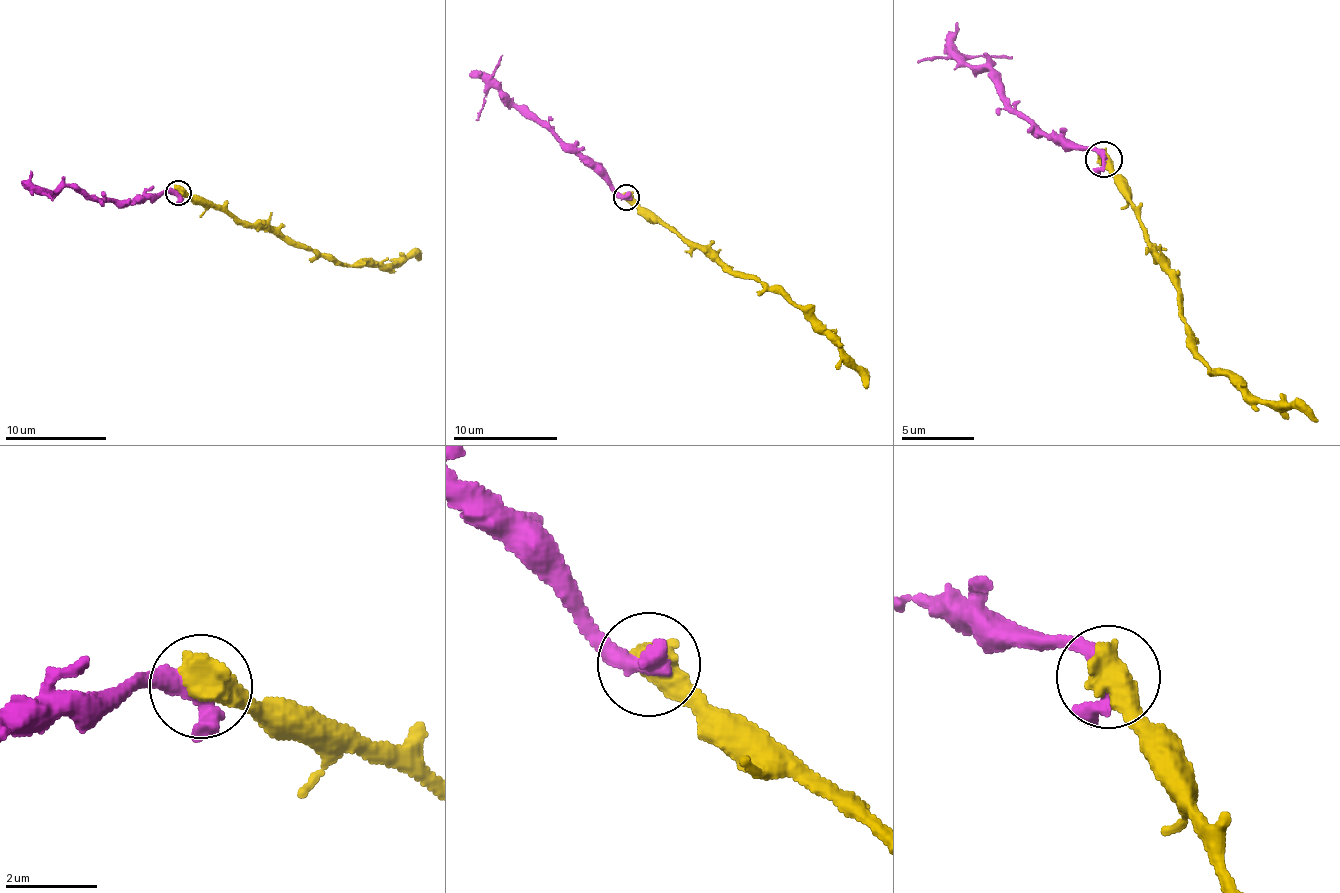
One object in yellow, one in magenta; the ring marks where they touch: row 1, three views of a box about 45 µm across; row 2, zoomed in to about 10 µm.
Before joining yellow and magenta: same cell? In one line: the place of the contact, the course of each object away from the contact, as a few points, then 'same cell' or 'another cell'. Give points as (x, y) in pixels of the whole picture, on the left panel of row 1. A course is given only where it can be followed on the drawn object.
(178, 192) | yellow via (177, 193), (185, 193), (252, 224), (267, 225), (347, 264), (373, 259), (383, 266), (415, 256), (417, 260) | magenta via (177, 193), (115, 204), (69, 187), (48, 190), (28, 185) | same cell

